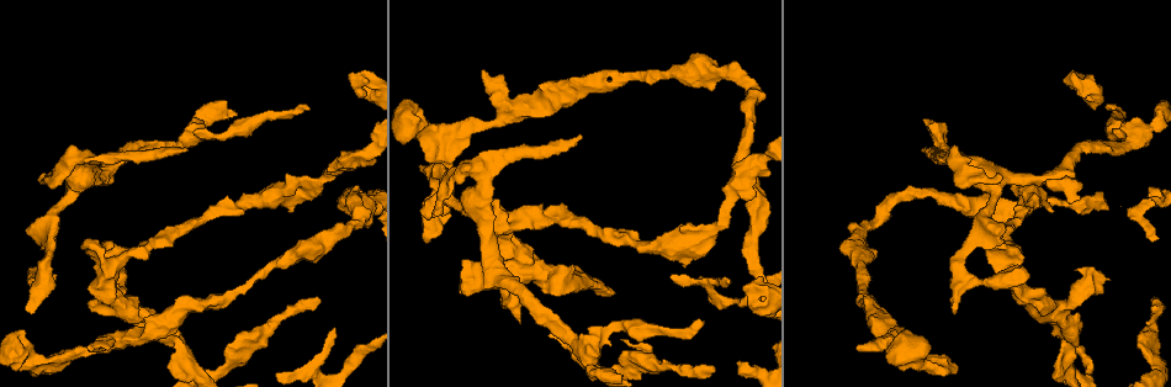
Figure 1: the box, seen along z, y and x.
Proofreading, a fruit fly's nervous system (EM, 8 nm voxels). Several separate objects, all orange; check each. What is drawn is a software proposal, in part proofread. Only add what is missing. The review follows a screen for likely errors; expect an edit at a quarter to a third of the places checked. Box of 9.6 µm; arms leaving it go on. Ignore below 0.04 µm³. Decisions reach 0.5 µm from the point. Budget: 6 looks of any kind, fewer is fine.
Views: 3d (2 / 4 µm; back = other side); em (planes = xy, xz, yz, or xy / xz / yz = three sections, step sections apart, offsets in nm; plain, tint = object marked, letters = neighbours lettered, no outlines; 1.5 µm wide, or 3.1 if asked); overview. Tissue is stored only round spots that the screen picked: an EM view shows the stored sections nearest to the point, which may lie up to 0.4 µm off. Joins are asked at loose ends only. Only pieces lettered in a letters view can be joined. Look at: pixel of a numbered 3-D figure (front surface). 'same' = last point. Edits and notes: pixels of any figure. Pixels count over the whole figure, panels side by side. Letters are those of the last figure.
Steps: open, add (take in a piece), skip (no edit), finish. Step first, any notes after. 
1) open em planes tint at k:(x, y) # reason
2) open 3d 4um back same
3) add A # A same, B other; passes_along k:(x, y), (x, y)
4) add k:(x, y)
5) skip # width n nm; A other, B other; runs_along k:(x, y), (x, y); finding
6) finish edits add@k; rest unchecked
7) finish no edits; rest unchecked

open 3d 4um at 1:(1002, 237) # branch stops here

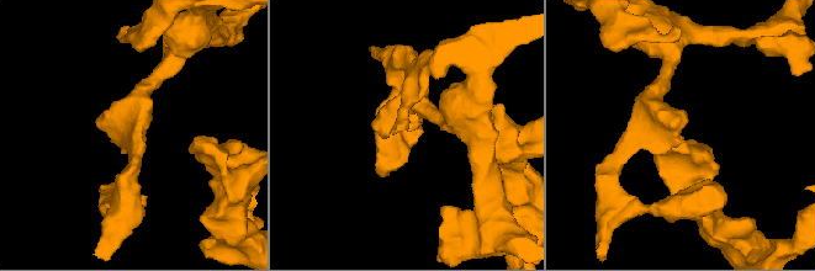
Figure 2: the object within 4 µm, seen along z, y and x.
open em planes plain at 2:(677, 135) # arm_widths 220, 260 nm

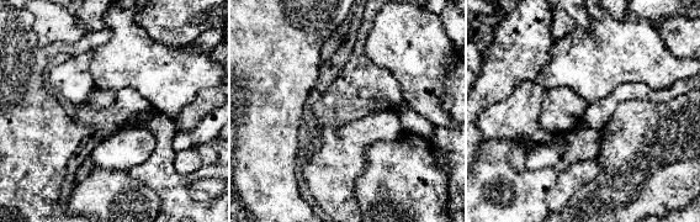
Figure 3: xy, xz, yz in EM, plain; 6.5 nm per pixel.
open em planes letters same

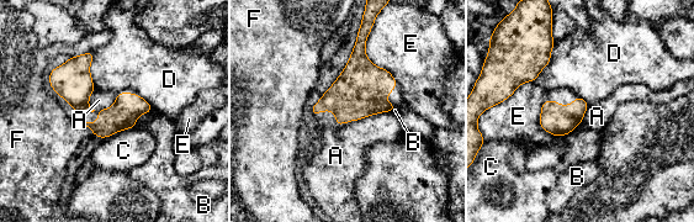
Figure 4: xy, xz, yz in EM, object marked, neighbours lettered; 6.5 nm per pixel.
skip # width 190 nm; A other, B other, C other, D other, E other, F other; border 4:(391, 111), (381, 111), (338, 126); none of them fits

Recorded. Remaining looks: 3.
open 3d 2um at 1:(33, 313) # branch stops here

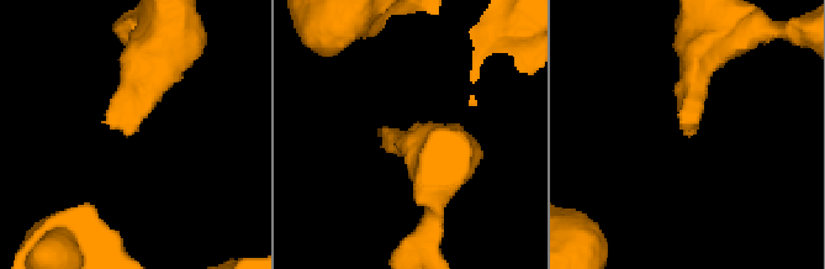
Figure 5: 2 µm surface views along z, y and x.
open em planes letters at 5:(405, 132)

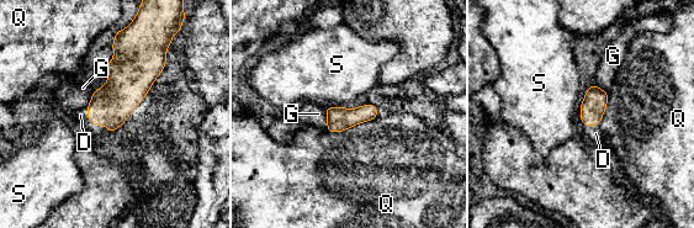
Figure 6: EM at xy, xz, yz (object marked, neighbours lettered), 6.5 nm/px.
add D # D same, G other, Q other, S other; passes_along 6:(111, 105), (93, 123), (80, 115); it goes on there

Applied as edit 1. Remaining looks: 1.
finish edits add@6; rest unchecked

